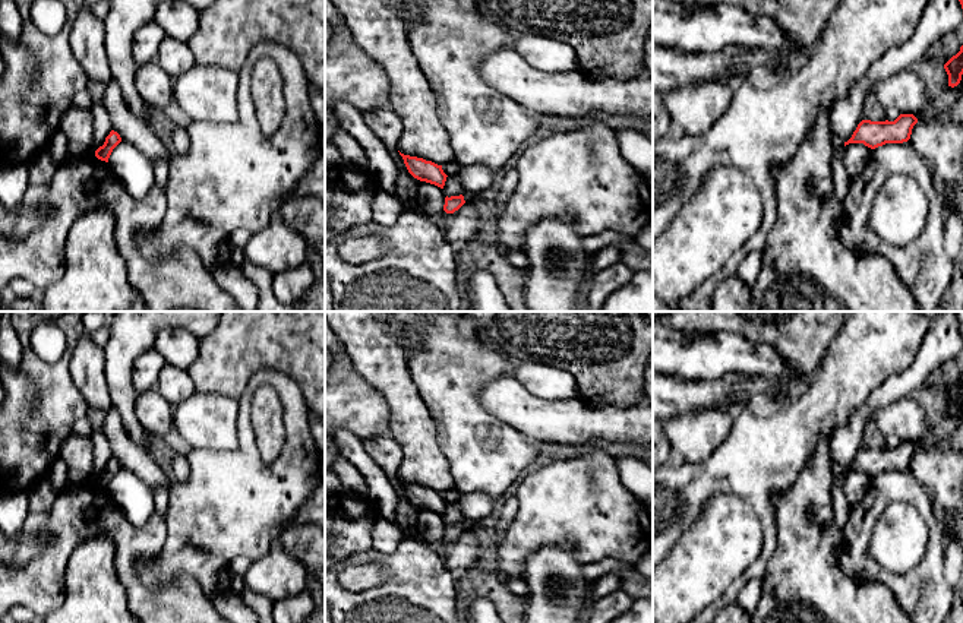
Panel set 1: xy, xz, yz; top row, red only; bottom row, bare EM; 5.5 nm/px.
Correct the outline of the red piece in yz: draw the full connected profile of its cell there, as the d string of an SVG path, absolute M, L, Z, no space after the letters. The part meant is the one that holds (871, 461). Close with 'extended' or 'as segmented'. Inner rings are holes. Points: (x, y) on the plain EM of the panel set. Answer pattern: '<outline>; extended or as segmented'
M900 442L894 449L871 449L862 448L852 465L844 469L863 471L865 474L875 477L885 471L903 471L910 467L912 456L918 450L913 442Z; as segmented

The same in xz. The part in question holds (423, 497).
M401 480L400 483L402 484L408 500L414 506L443 516L448 503L443 500L442 493L438 493L432 488L426 488L423 486L404 483Z; as segmented

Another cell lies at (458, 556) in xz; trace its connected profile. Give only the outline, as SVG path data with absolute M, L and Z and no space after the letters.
M465 529L454 541L445 538L426 541L442 559L445 567L455 576L465 576L479 560L489 553L482 535L474 529Z

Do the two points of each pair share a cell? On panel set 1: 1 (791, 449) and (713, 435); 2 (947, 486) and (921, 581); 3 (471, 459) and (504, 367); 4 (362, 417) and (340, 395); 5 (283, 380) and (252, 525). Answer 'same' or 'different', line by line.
1: different
2: different
3: same
4: same
5: same

